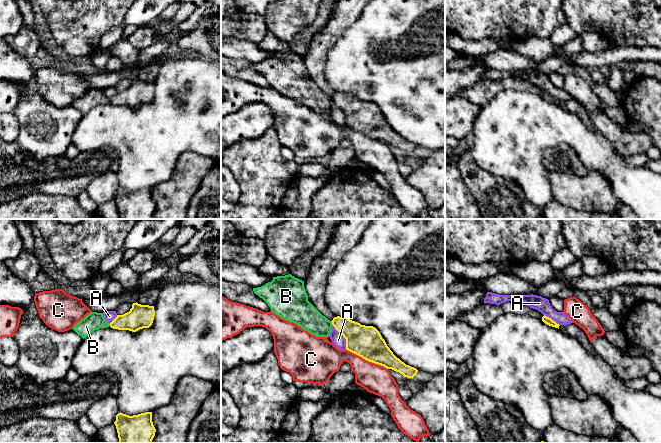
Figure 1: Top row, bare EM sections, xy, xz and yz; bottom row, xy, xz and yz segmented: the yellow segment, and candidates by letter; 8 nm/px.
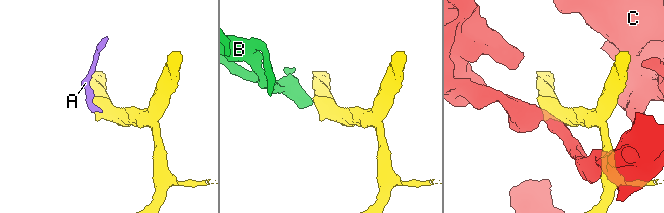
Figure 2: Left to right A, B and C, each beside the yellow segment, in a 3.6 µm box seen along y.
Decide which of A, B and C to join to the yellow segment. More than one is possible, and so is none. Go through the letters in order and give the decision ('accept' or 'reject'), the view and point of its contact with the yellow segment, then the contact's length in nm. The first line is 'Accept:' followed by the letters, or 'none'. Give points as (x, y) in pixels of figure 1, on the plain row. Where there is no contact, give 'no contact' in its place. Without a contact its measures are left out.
Accept: none
A: reject | xz (343, 112) | 240 nm
B: reject | xz (332, 99) | 40 nm
C: reject | xz (366, 135) | 380 nm

